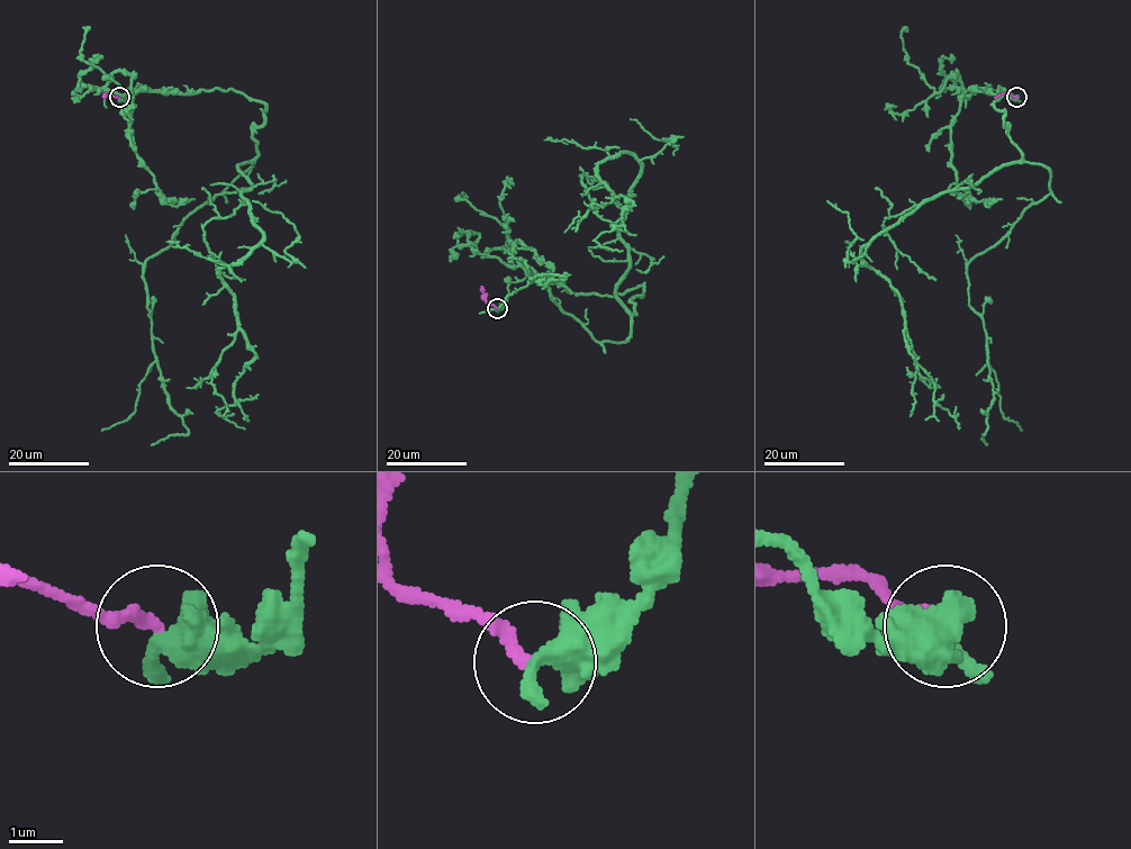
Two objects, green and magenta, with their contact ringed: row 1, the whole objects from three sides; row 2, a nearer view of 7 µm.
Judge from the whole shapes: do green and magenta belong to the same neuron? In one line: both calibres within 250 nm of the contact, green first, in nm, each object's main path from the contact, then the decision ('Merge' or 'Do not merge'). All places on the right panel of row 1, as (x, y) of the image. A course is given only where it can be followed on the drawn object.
Thickness 600 nm (green) against 240 nm. Course of green: (1016, 98), (983, 90), (1004, 89), (1021, 160), (924, 199), (861, 255), (958, 428). Course of magenta: (1016, 97), (1010, 95), (994, 98). Do not merge

